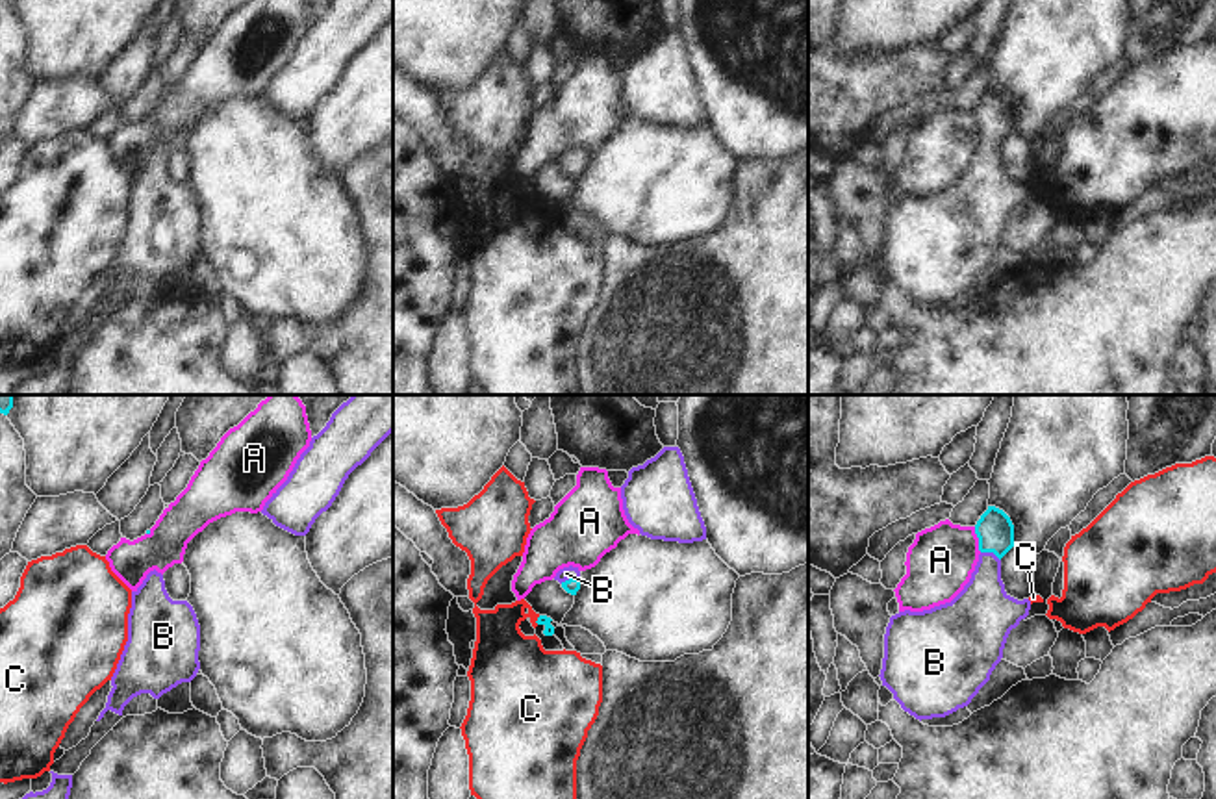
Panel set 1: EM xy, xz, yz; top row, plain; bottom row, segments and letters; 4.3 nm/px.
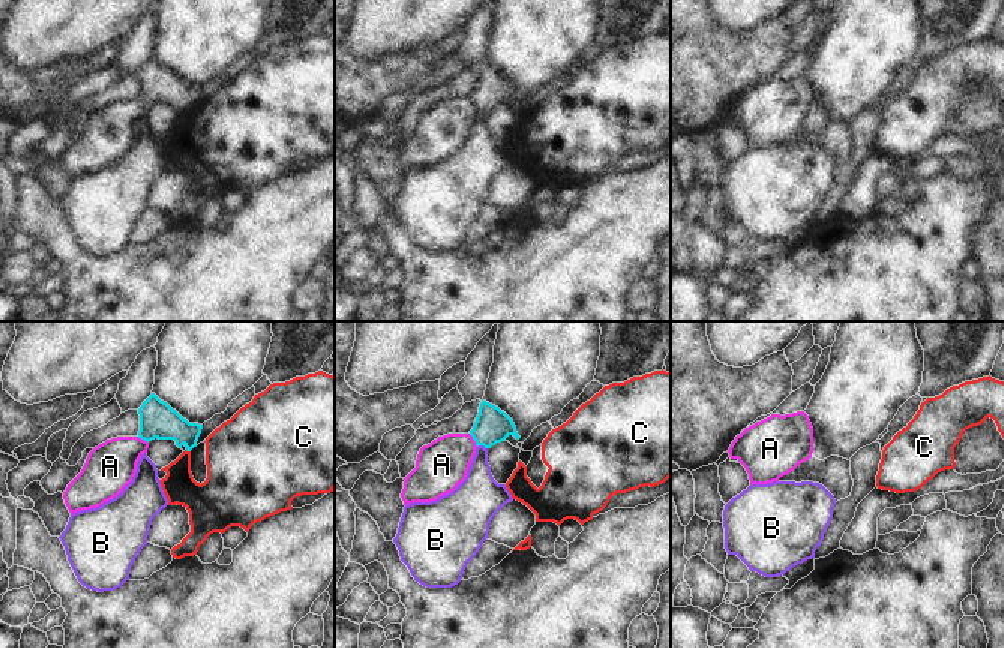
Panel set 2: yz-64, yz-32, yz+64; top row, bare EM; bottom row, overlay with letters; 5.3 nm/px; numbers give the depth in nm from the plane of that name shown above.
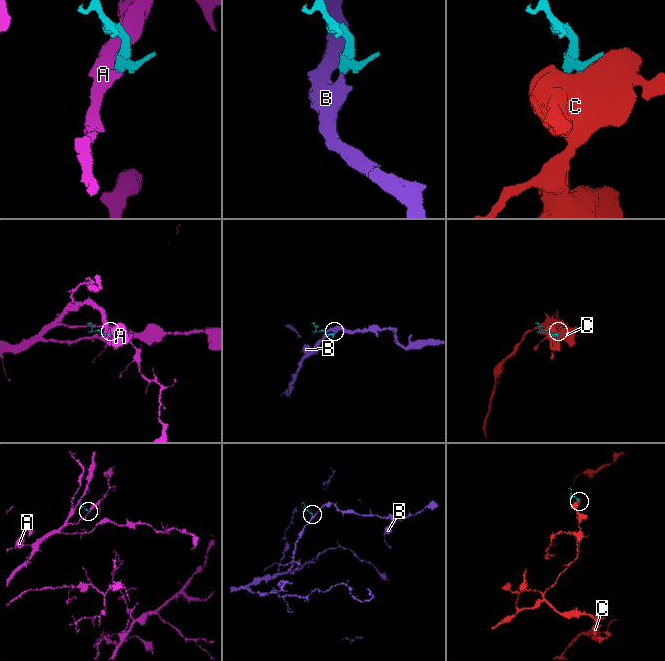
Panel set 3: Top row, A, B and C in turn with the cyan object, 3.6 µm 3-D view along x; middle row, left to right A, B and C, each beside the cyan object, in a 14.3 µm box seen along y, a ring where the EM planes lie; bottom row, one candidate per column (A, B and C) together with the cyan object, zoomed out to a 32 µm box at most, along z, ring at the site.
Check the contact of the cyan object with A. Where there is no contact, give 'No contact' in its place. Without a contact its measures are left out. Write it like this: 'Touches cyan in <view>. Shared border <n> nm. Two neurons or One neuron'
Touches cyan in yz. Shared border 120 nm. Two neurons

